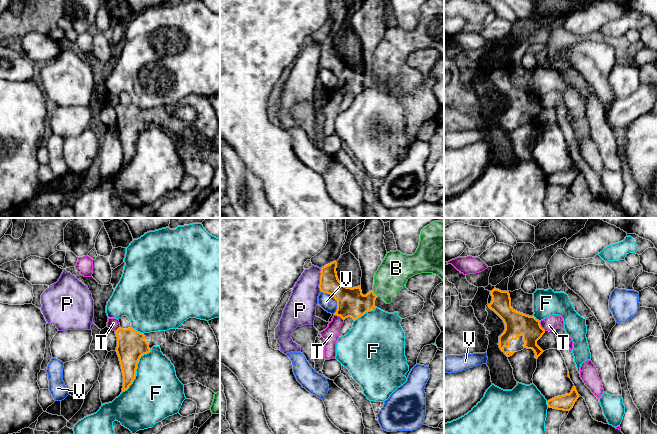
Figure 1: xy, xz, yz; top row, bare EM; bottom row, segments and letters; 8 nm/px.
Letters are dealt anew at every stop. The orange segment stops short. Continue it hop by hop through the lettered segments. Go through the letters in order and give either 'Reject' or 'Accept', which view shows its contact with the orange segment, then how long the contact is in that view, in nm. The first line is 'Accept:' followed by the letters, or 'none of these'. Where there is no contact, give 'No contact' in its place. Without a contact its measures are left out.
Accept: none of these
B: Reject. Touches orange in xz. Shared border 60 nm
F: Reject. Touches orange in xy. Shared border 420 nm
P: Reject. Touches orange in xz. Shared border 190 nm
T: Reject. Touches orange in xz. Shared border 90 nm
V: Reject. Touches orange in xz. Shared border 220 nm

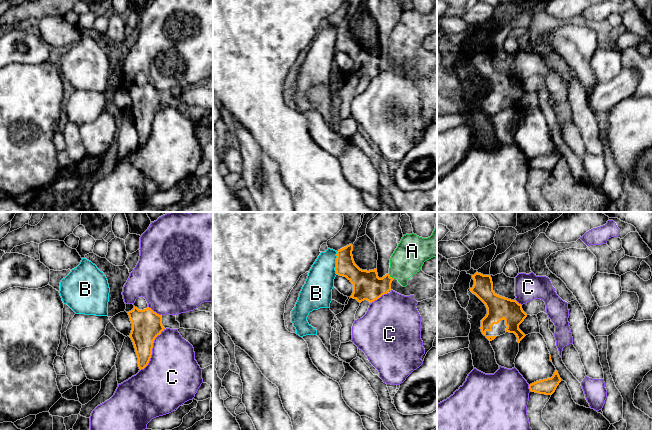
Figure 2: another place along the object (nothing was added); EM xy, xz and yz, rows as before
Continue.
Accept: none of these
A: Reject. Touches orange in xz. Shared border 60 nm
B: Reject. Touches orange in xz. Shared border 190 nm
C: Reject. Touches orange in xy. Shared border 400 nm

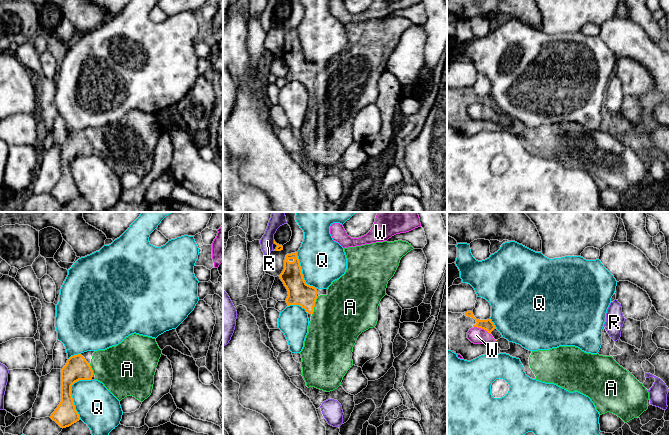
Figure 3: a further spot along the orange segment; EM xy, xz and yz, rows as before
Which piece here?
Accept: A
A: Accept. Touches orange in xz. Shared border 150 nm
Q: Reject. Touches orange in xy. Shared border 340 nm
R: Reject. Touches orange in xz. Shared border 30 nm
W: Reject. Touches orange in yz. Shared border 150 nm

